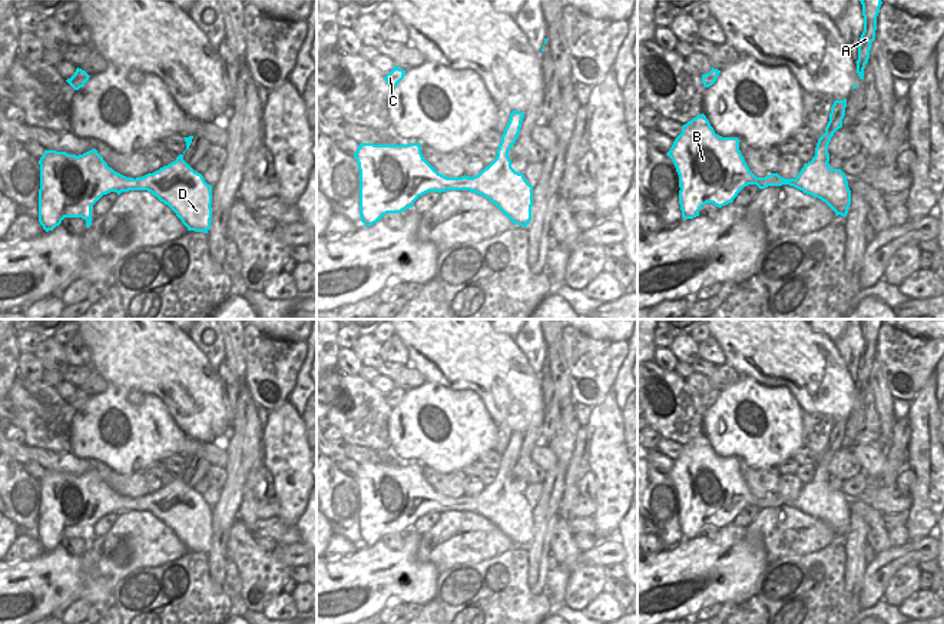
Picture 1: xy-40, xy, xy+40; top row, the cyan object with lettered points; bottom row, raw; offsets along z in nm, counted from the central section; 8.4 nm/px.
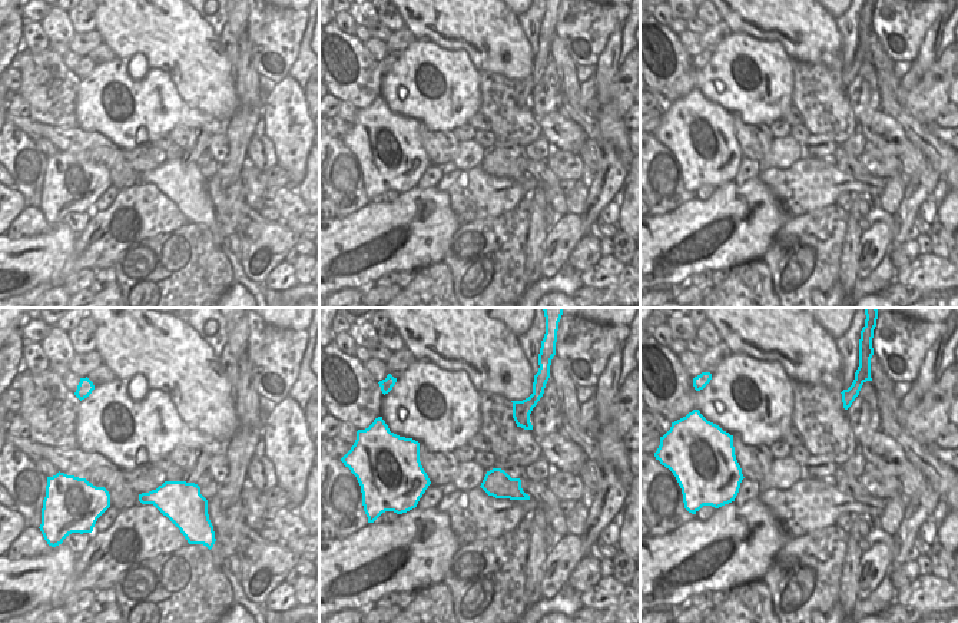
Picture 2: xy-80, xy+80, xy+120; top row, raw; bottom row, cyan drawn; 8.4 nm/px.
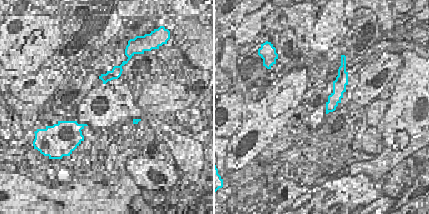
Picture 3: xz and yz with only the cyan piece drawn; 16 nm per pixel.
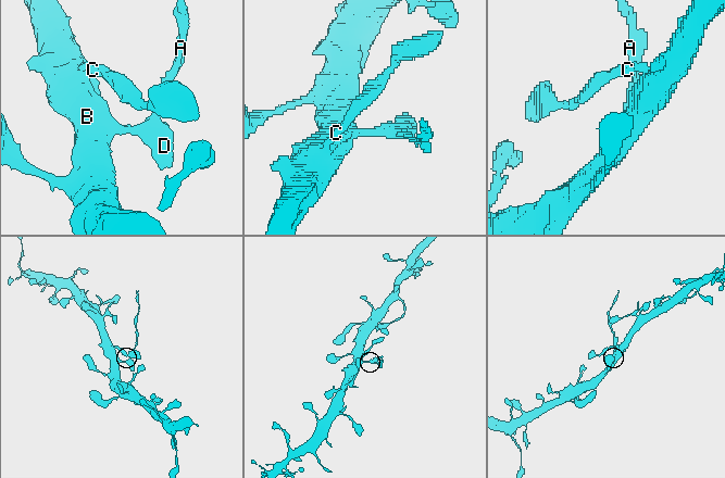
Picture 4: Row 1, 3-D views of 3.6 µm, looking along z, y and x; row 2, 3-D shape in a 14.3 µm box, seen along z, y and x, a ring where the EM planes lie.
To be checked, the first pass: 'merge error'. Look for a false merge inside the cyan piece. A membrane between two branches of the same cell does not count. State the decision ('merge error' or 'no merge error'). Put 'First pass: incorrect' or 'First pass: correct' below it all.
merge error
First pass: correct

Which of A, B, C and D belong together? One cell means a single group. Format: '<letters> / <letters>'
A / B C D

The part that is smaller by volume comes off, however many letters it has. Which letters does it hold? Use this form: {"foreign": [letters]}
{"foreign": ["A"]}

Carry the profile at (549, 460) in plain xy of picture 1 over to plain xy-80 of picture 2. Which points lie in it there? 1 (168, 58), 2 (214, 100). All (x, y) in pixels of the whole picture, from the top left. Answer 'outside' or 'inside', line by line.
1: outside
2: outside

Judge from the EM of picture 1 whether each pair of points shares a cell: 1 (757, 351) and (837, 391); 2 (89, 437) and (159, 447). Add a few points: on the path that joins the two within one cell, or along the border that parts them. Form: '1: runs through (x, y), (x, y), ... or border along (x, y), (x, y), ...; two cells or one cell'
1: runs through (777, 351), (787, 351), (800, 358), (817, 375); one cell
2: runs through (106, 445), (116, 450), (122, 447), (142, 447); one cell

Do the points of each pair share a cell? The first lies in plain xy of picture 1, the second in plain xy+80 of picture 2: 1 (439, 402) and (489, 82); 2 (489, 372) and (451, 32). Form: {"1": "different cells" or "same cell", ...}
{"1": "different cells", "2": "same cell"}

